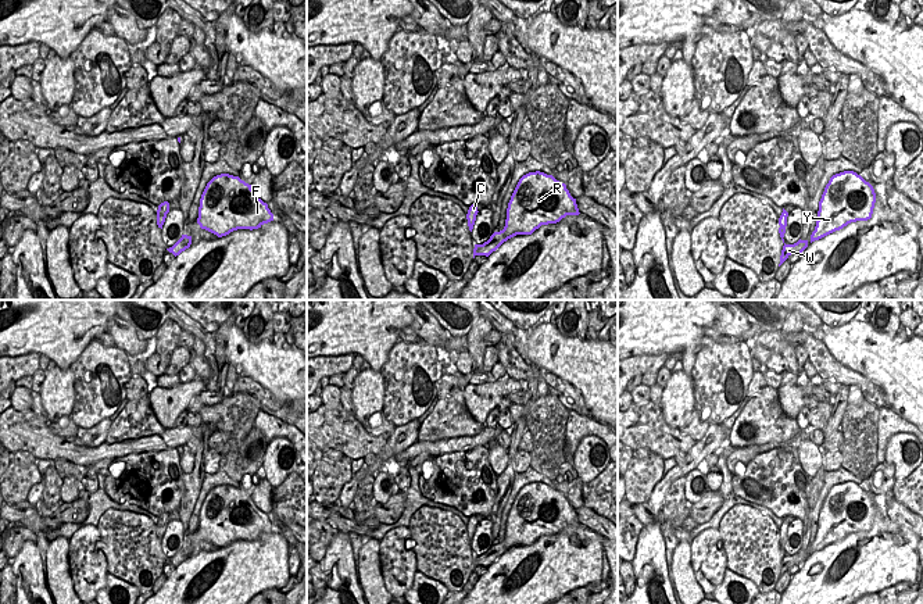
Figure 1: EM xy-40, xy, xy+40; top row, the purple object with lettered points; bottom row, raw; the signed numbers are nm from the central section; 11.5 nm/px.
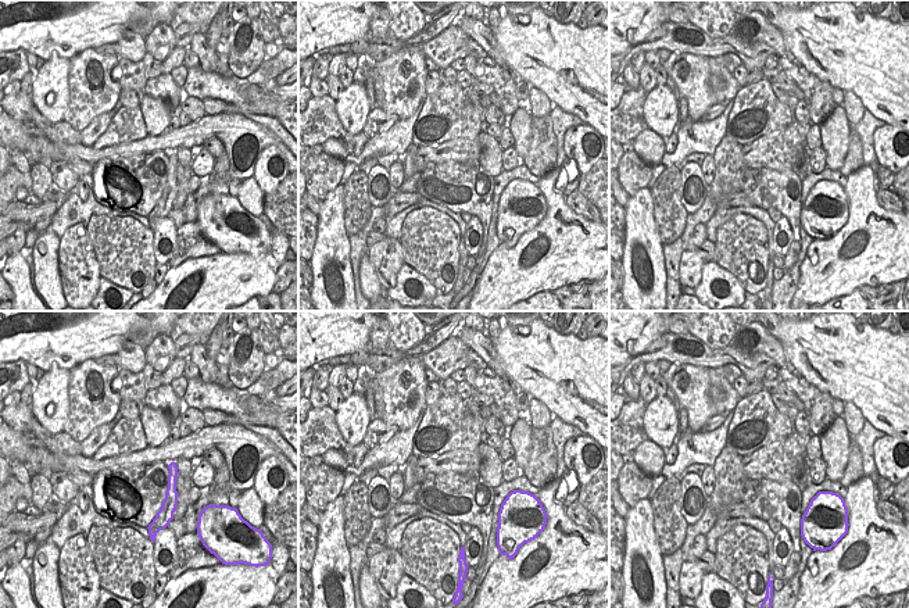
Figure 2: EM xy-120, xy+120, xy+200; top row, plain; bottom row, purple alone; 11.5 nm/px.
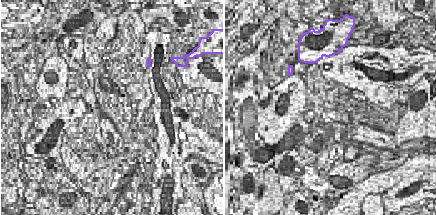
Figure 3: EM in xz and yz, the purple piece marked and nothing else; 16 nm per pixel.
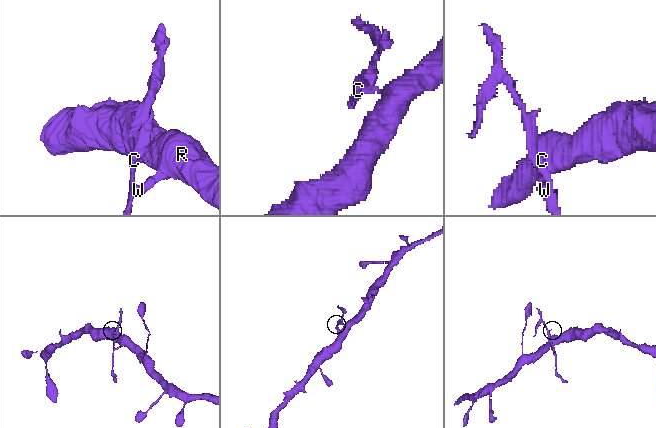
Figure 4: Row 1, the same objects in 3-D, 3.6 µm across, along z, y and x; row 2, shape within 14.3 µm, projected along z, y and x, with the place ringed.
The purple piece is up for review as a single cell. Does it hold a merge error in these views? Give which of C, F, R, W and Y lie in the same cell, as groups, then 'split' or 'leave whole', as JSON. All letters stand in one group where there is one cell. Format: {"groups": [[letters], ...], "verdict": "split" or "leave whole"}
{"groups": [["C", "W"], ["F", "R", "Y"]], "verdict": "split"}

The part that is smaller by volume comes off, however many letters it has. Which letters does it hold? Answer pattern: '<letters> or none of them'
C, W

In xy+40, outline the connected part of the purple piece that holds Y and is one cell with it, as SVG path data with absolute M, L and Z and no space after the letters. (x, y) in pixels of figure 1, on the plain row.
M844 482L830 489L819 512L818 532L811 554L851 533L872 529L876 514L873 497L854 482Z

